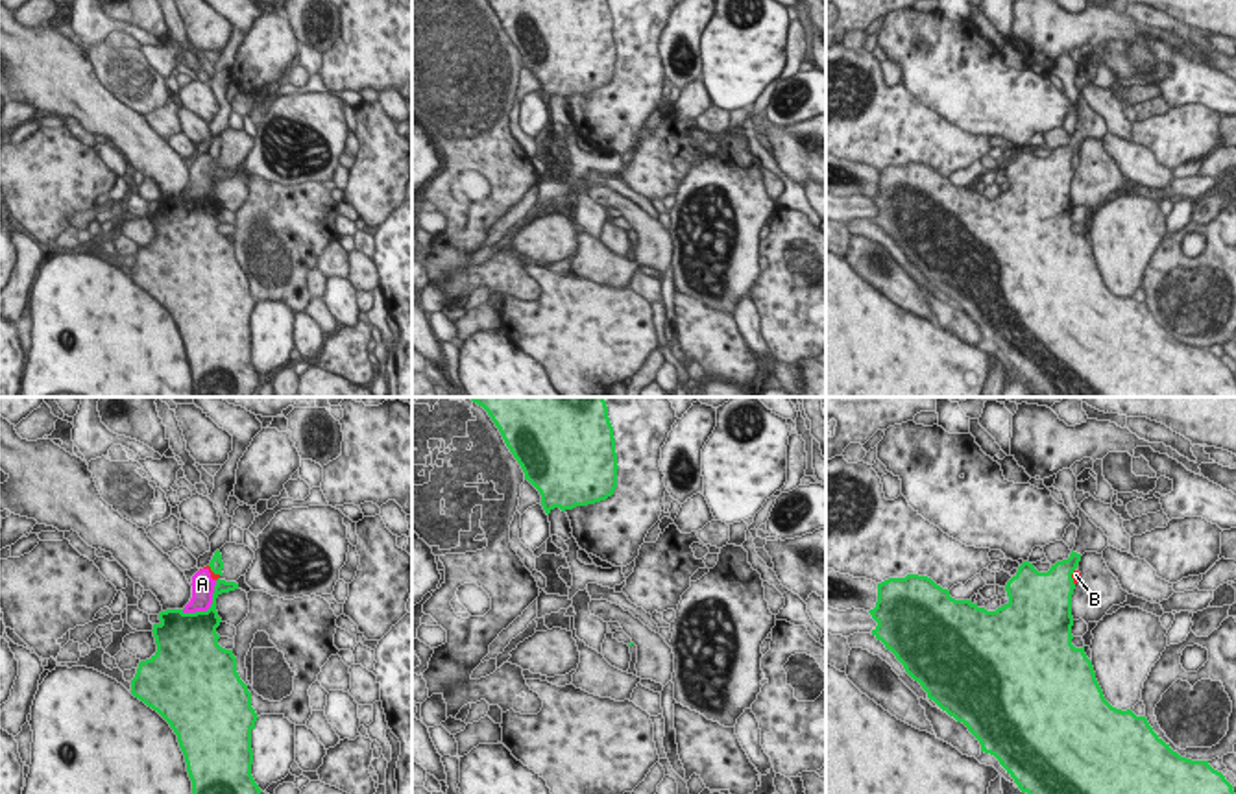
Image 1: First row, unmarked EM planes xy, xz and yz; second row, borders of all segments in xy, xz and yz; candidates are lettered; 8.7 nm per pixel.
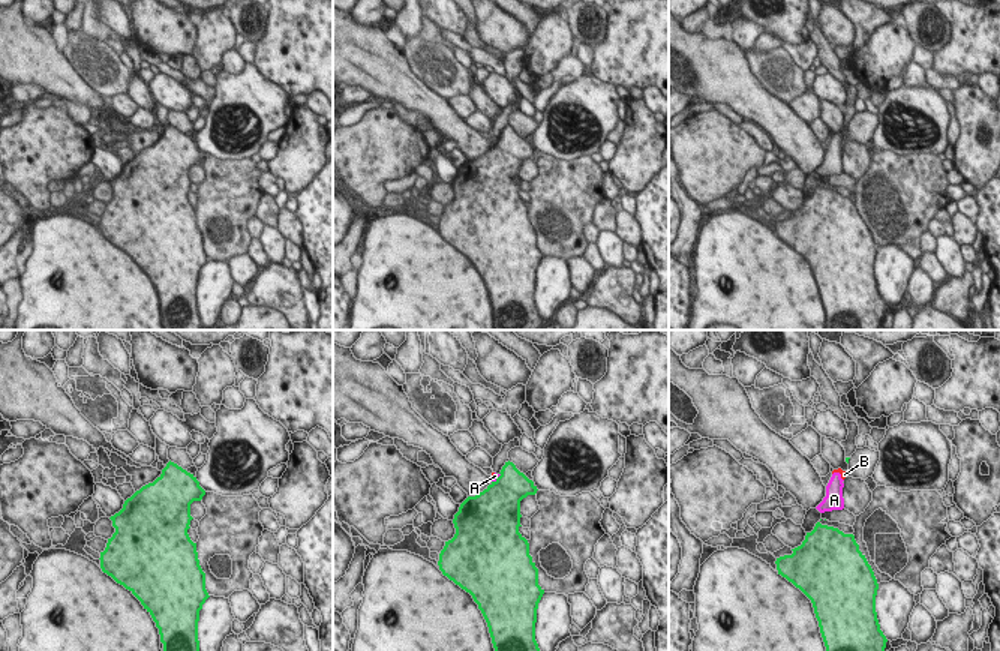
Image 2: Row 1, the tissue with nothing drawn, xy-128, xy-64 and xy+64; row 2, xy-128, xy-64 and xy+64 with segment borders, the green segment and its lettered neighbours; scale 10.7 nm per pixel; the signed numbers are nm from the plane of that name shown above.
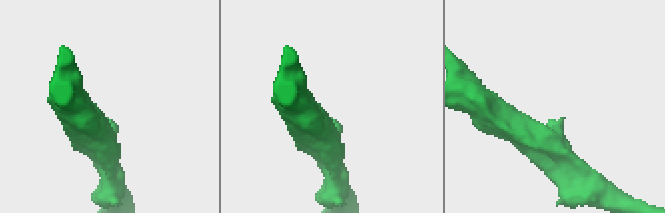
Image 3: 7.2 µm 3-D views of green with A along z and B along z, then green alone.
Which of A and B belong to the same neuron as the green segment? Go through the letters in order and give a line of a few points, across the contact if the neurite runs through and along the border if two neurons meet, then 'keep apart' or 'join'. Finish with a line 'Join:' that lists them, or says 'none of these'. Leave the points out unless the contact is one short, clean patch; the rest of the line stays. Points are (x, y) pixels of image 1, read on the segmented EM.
A: keep apart
B: line xy (207, 565), (218, 577), (217, 580); keep apart
Join: none of these

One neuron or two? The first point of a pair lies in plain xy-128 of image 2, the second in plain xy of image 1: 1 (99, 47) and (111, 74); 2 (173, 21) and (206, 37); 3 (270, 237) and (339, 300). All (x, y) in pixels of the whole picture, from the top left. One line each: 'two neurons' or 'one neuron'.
1: one neuron
2: one neuron
3: one neuron

